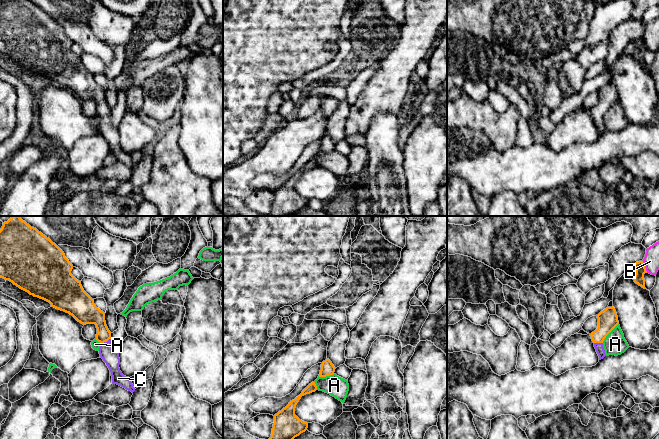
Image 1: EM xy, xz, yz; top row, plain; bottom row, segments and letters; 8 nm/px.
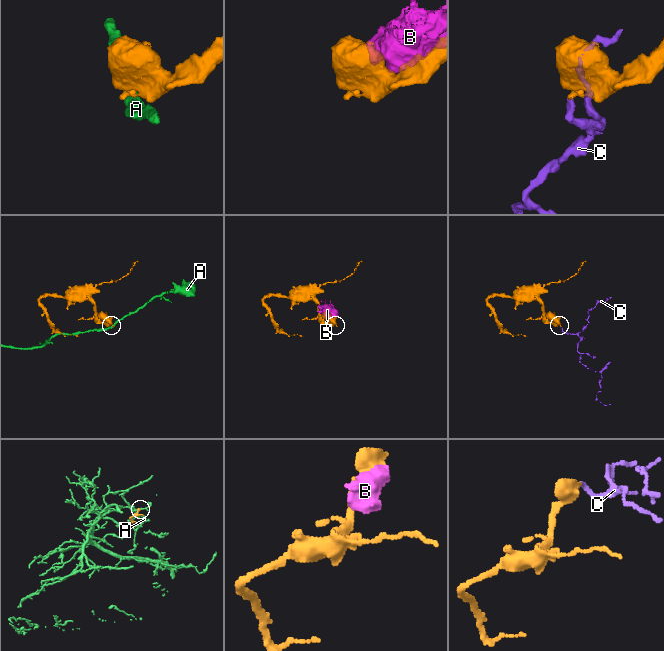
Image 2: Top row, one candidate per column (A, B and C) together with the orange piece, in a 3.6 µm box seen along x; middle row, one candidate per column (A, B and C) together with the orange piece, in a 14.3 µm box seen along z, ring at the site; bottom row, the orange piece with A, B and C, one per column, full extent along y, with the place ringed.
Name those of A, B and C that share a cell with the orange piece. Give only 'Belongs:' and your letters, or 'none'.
Belongs: C

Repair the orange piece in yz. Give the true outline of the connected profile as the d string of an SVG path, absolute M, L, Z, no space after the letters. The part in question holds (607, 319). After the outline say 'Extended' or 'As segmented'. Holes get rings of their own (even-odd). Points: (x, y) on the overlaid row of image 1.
M607 307L598 315L598 328L590 334L594 343L594 347L599 356L599 360L603 359L606 354L603 347L603 341L606 336L619 324L618 316L615 308Z. Extended

